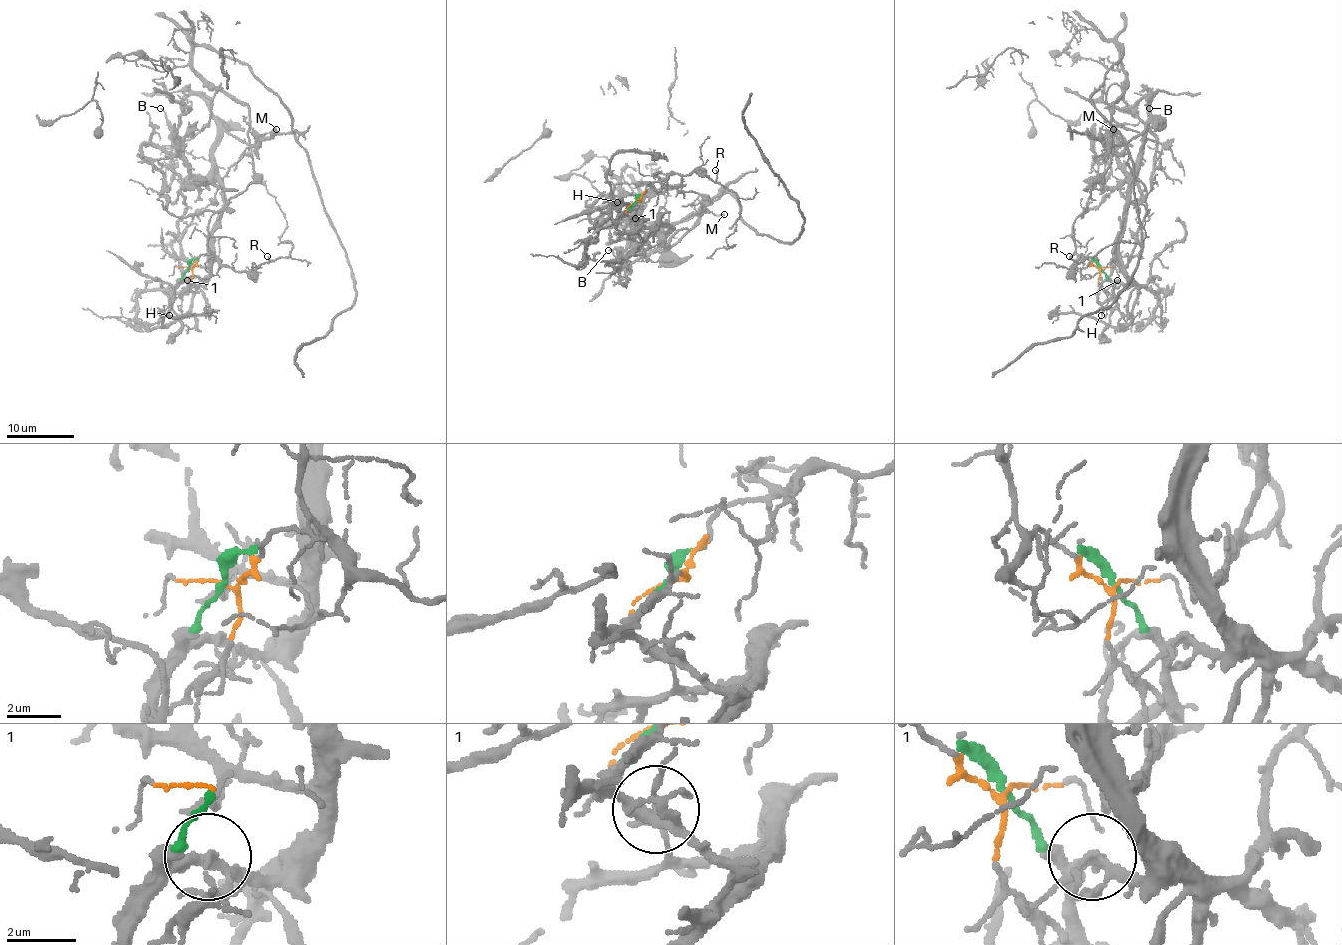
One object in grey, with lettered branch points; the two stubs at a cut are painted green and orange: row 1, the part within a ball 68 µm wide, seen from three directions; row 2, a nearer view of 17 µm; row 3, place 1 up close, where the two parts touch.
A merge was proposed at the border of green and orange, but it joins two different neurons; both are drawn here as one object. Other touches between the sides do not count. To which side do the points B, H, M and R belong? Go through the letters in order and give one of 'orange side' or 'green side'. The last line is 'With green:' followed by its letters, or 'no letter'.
B: green side
H: green side
M: green side
R: orange side
With green: B, H, M

